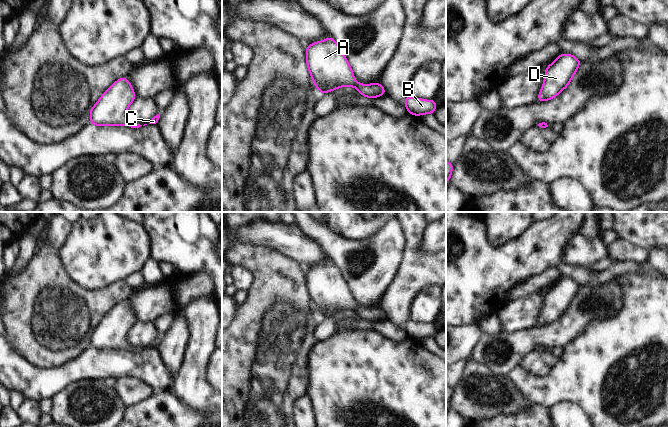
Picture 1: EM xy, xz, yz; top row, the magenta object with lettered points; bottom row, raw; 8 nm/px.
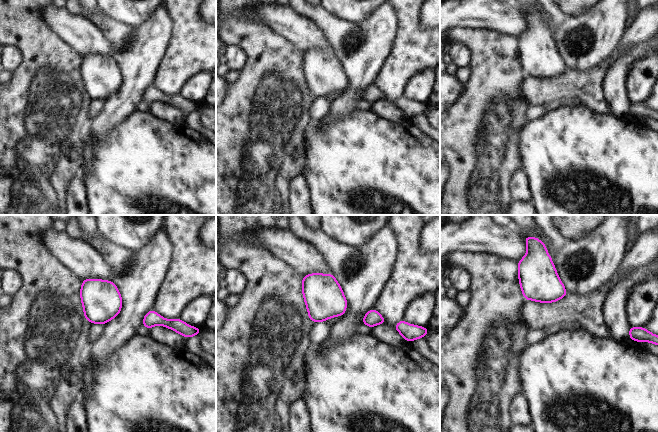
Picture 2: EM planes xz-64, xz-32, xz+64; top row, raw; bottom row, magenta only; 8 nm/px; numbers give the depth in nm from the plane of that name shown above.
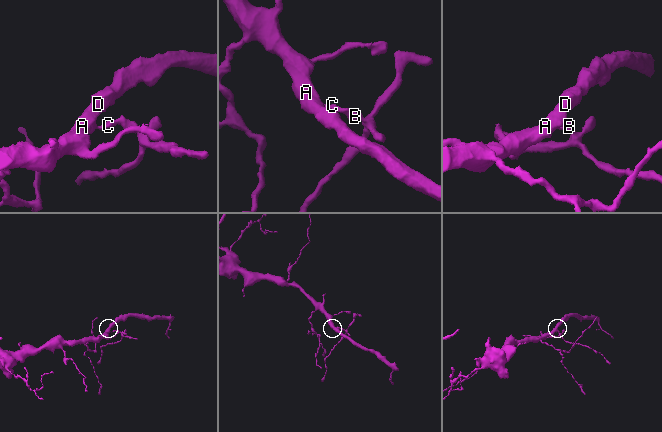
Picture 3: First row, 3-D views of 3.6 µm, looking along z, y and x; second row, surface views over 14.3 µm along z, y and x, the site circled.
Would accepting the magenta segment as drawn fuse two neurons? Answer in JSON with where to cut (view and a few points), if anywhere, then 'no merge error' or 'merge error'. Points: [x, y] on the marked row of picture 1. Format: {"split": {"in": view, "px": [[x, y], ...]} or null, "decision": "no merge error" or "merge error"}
{"split": null, "decision": "no merge error"}

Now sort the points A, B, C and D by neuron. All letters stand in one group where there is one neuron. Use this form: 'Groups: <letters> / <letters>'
Groups: A B C D

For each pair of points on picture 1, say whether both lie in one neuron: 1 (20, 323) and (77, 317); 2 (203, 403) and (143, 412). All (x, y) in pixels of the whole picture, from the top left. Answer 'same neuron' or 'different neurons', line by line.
1: same neuron
2: different neurons

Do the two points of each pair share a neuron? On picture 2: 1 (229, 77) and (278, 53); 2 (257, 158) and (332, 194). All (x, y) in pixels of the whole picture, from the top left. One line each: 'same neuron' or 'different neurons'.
1: different neurons
2: different neurons

